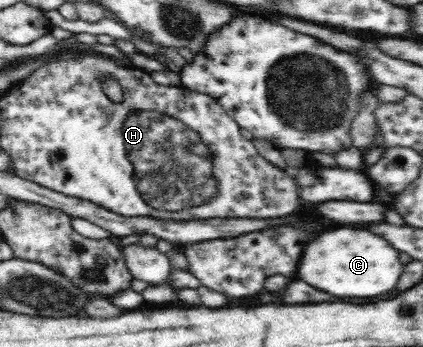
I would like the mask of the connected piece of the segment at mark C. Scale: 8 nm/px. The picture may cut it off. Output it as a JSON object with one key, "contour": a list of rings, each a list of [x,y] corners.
{"contour":[[[334,229],[306,245],[298,275],[308,285],[336,297],[376,297],[396,287],[402,267],[398,251],[386,239],[360,229]]]}

